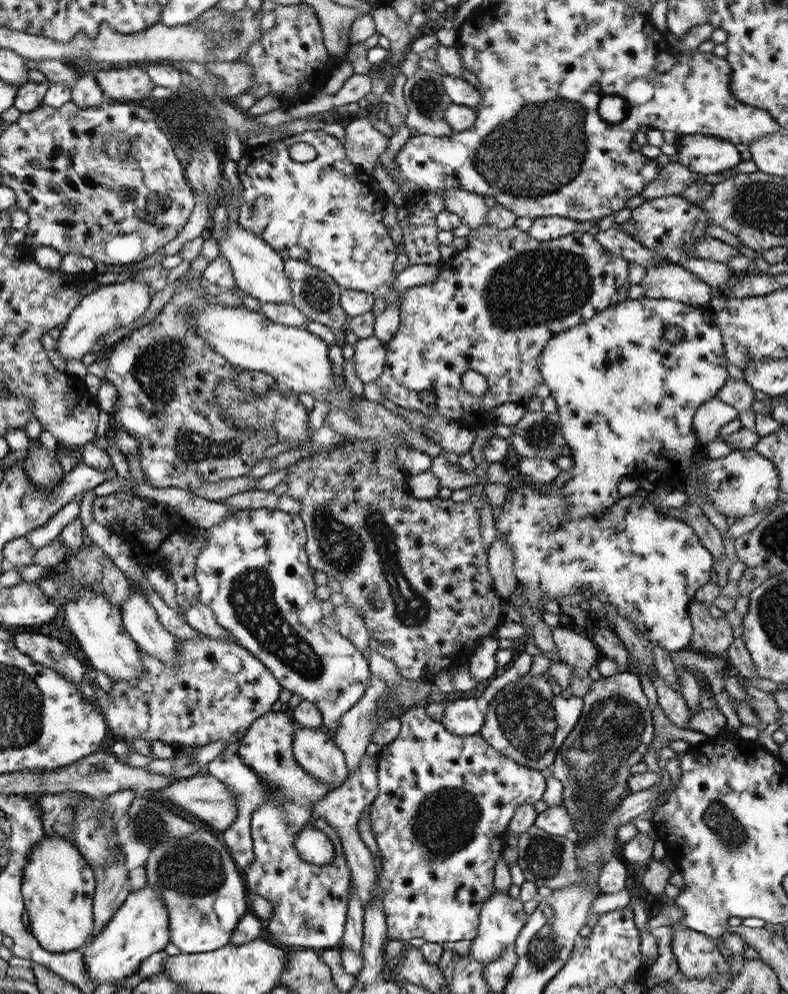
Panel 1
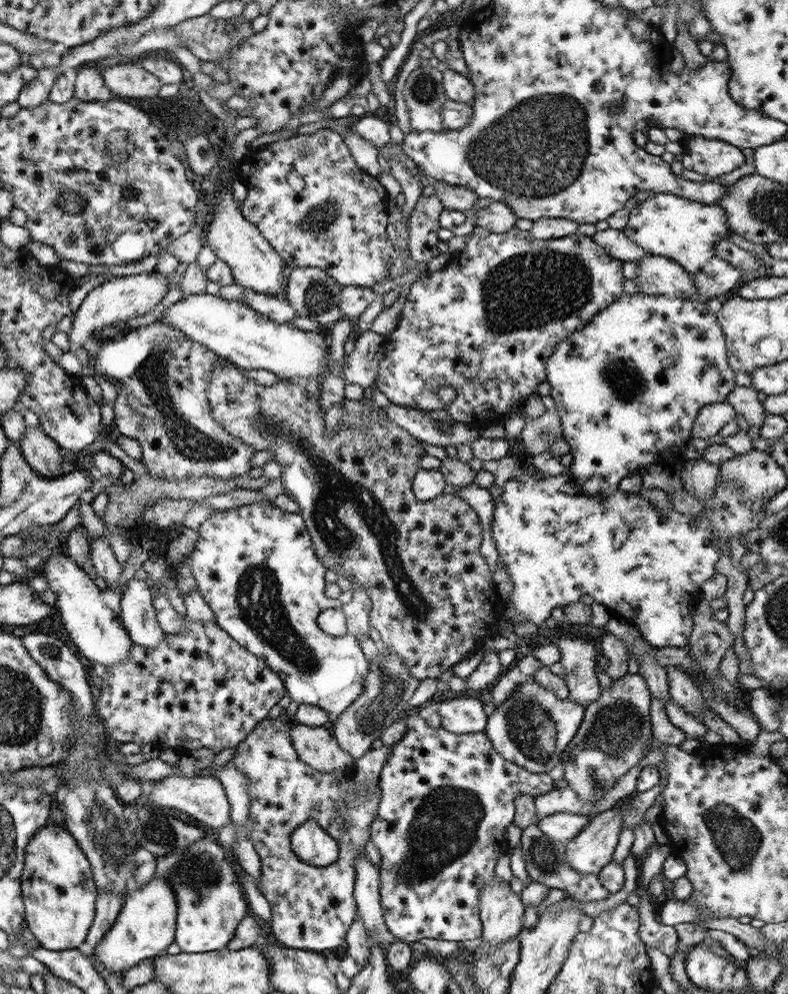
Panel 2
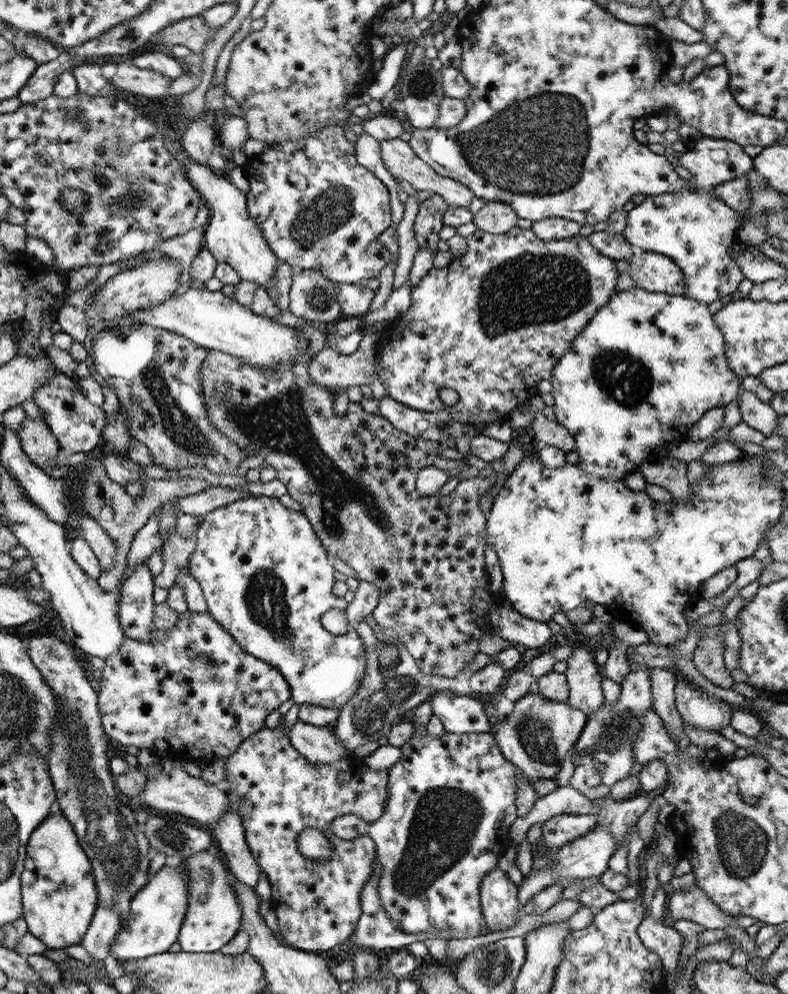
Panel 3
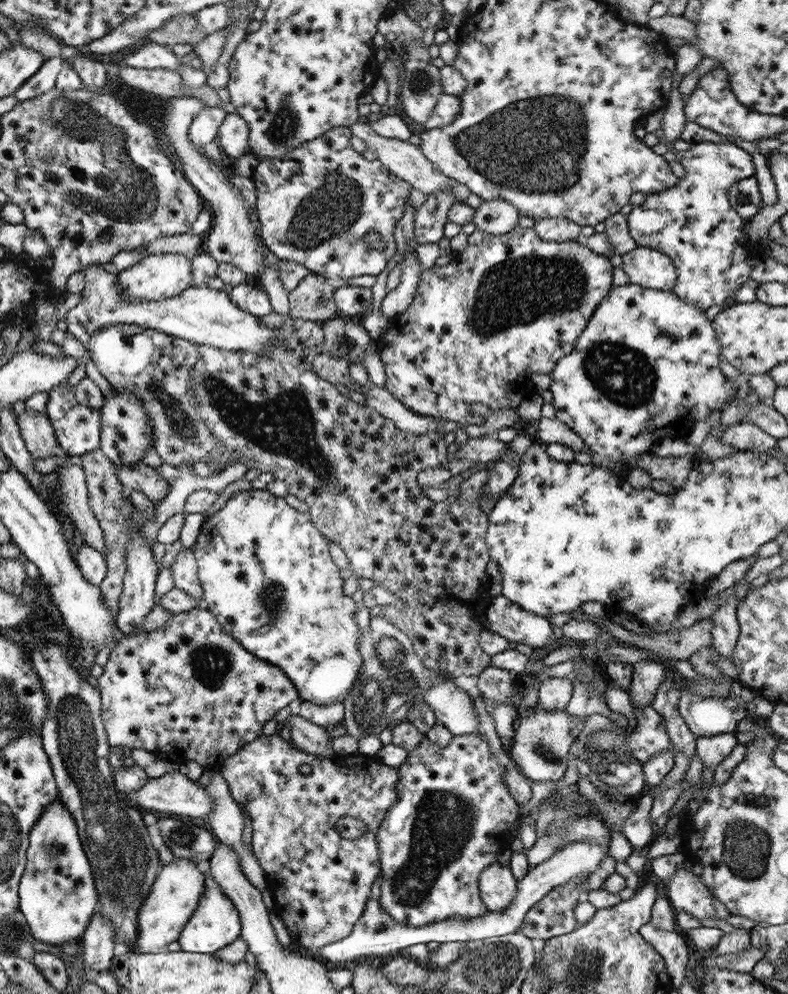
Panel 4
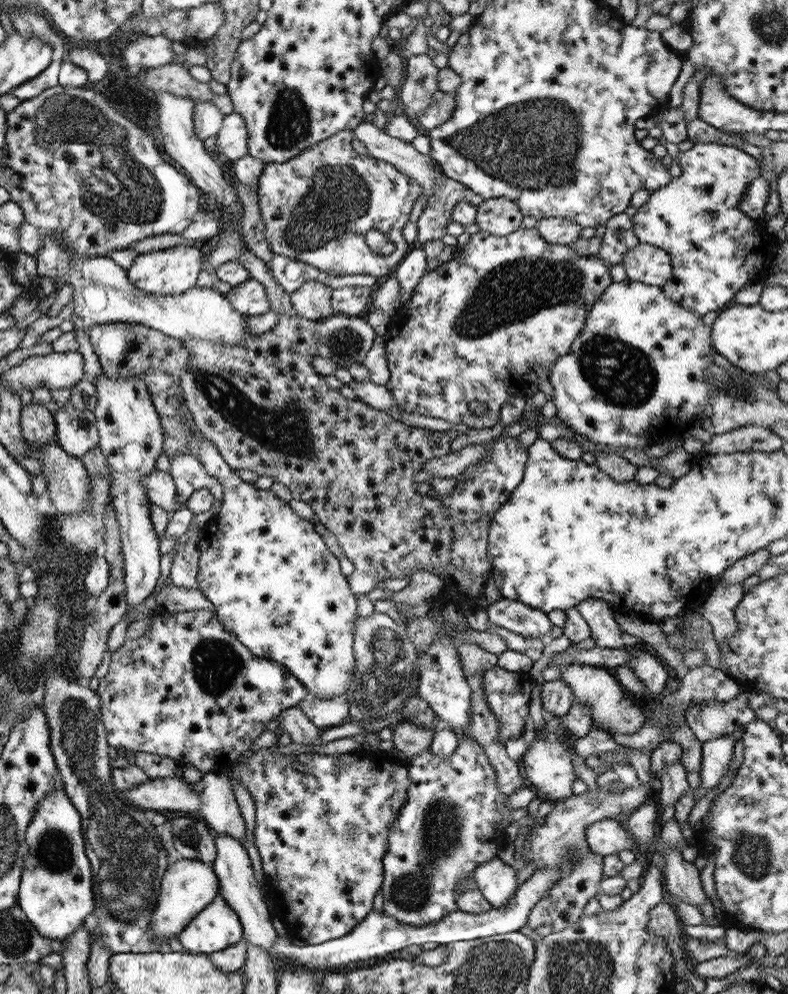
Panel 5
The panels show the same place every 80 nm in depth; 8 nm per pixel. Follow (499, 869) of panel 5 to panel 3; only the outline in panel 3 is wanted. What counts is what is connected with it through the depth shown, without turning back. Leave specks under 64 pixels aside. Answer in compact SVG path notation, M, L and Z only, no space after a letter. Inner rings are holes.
M494 868L481 879L479 902L488 931L509 930L520 917L524 916L516 893L516 886L509 880L507 874L498 868Z

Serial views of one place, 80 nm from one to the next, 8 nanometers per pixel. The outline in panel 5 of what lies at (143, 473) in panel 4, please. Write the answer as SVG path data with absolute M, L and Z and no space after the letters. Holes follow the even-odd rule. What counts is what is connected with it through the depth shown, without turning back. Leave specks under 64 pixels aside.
M159 469L150 470L150 473L142 480L142 484L146 488L148 500L159 508L175 512L185 506L185 502L184 504L178 502L175 487L168 472Z

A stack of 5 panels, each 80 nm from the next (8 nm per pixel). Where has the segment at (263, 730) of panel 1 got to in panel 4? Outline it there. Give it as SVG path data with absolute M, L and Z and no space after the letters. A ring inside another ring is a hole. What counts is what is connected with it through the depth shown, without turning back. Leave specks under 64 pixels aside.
M277 733L272 736L259 735L255 740L251 740L249 744L245 744L238 753L229 755L227 758L228 759L221 764L220 771L227 784L229 794L233 797L233 801L237 803L241 812L249 815L249 819L251 819L252 835L250 836L250 843L252 854L257 859L258 866L266 876L272 900L274 901L272 911L281 919L289 936L292 937L292 940L294 940L295 944L299 947L321 948L326 944L331 944L332 942L337 942L337 940L345 938L351 932L353 925L359 920L366 900L369 898L369 889L371 889L371 885L375 878L381 874L380 862L378 861L379 851L376 841L376 830L381 820L384 820L385 812L388 812L389 806L393 806L393 802L397 800L396 789L397 780L399 780L397 768L389 767L381 763L376 755L366 756L359 753L353 755L339 754L329 759L321 759L319 756L309 755L290 748L290 742L282 740ZM302 764L309 766L309 774L301 774L301 772L299 772L299 766ZM345 816L361 820L367 827L365 833L356 839L343 839L340 837L333 825L338 819Z

